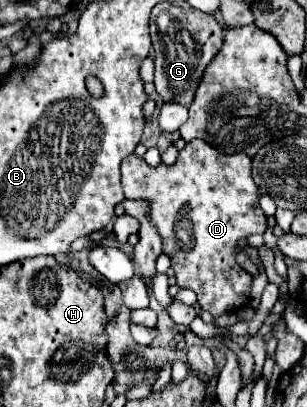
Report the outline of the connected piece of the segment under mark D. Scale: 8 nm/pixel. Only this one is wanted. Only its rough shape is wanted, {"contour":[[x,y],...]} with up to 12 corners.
{"contour":[[195,139],[121,163],[177,285],[213,317],[250,302],[241,237],[265,233],[251,159]]}

